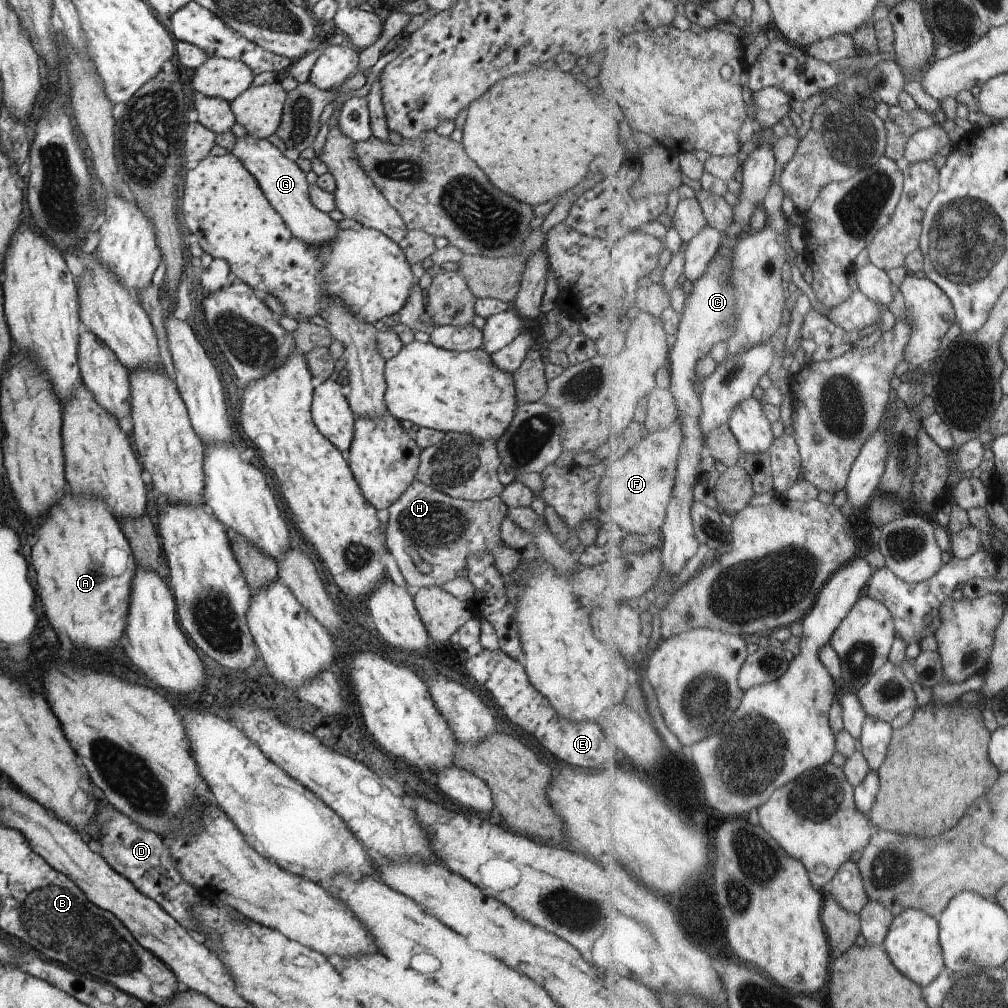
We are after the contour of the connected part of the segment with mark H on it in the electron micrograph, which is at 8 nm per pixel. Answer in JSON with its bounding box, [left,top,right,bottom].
[386,479,520,594]

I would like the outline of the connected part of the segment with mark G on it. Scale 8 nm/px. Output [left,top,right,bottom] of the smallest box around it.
[231,134,338,248]

